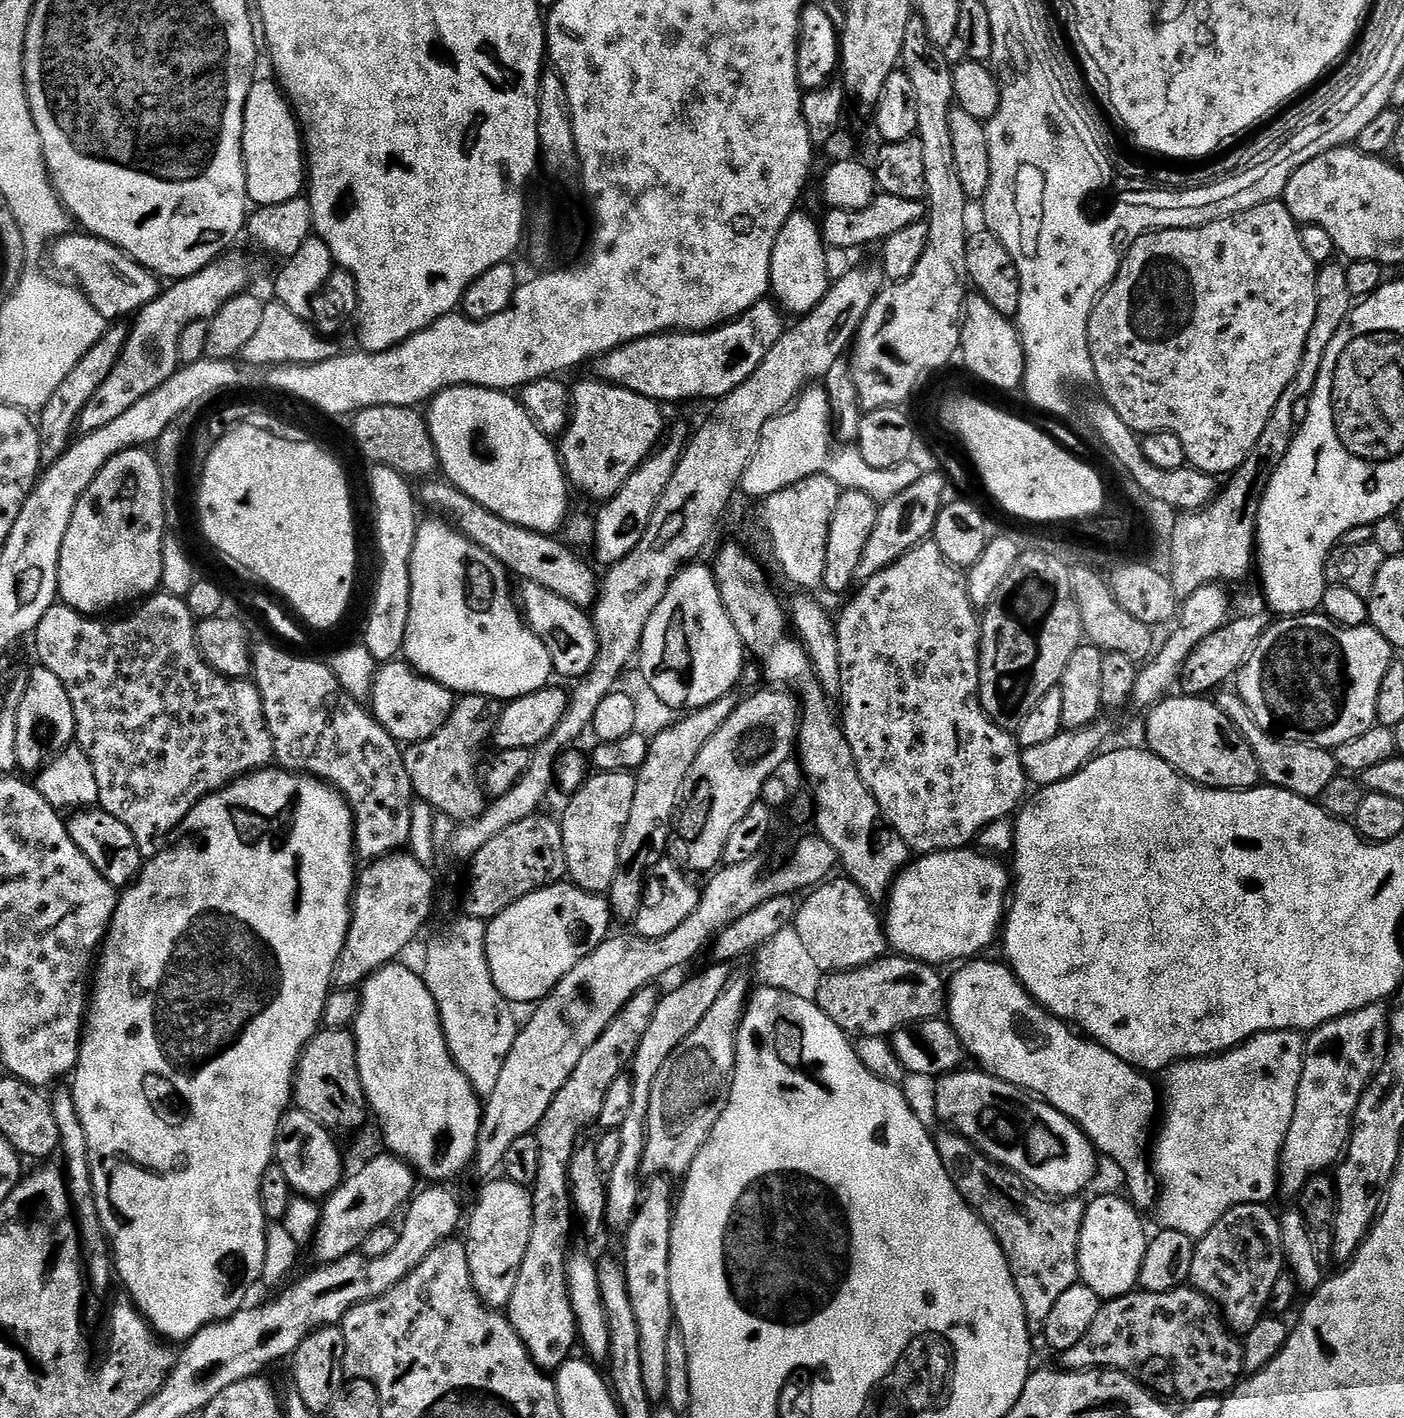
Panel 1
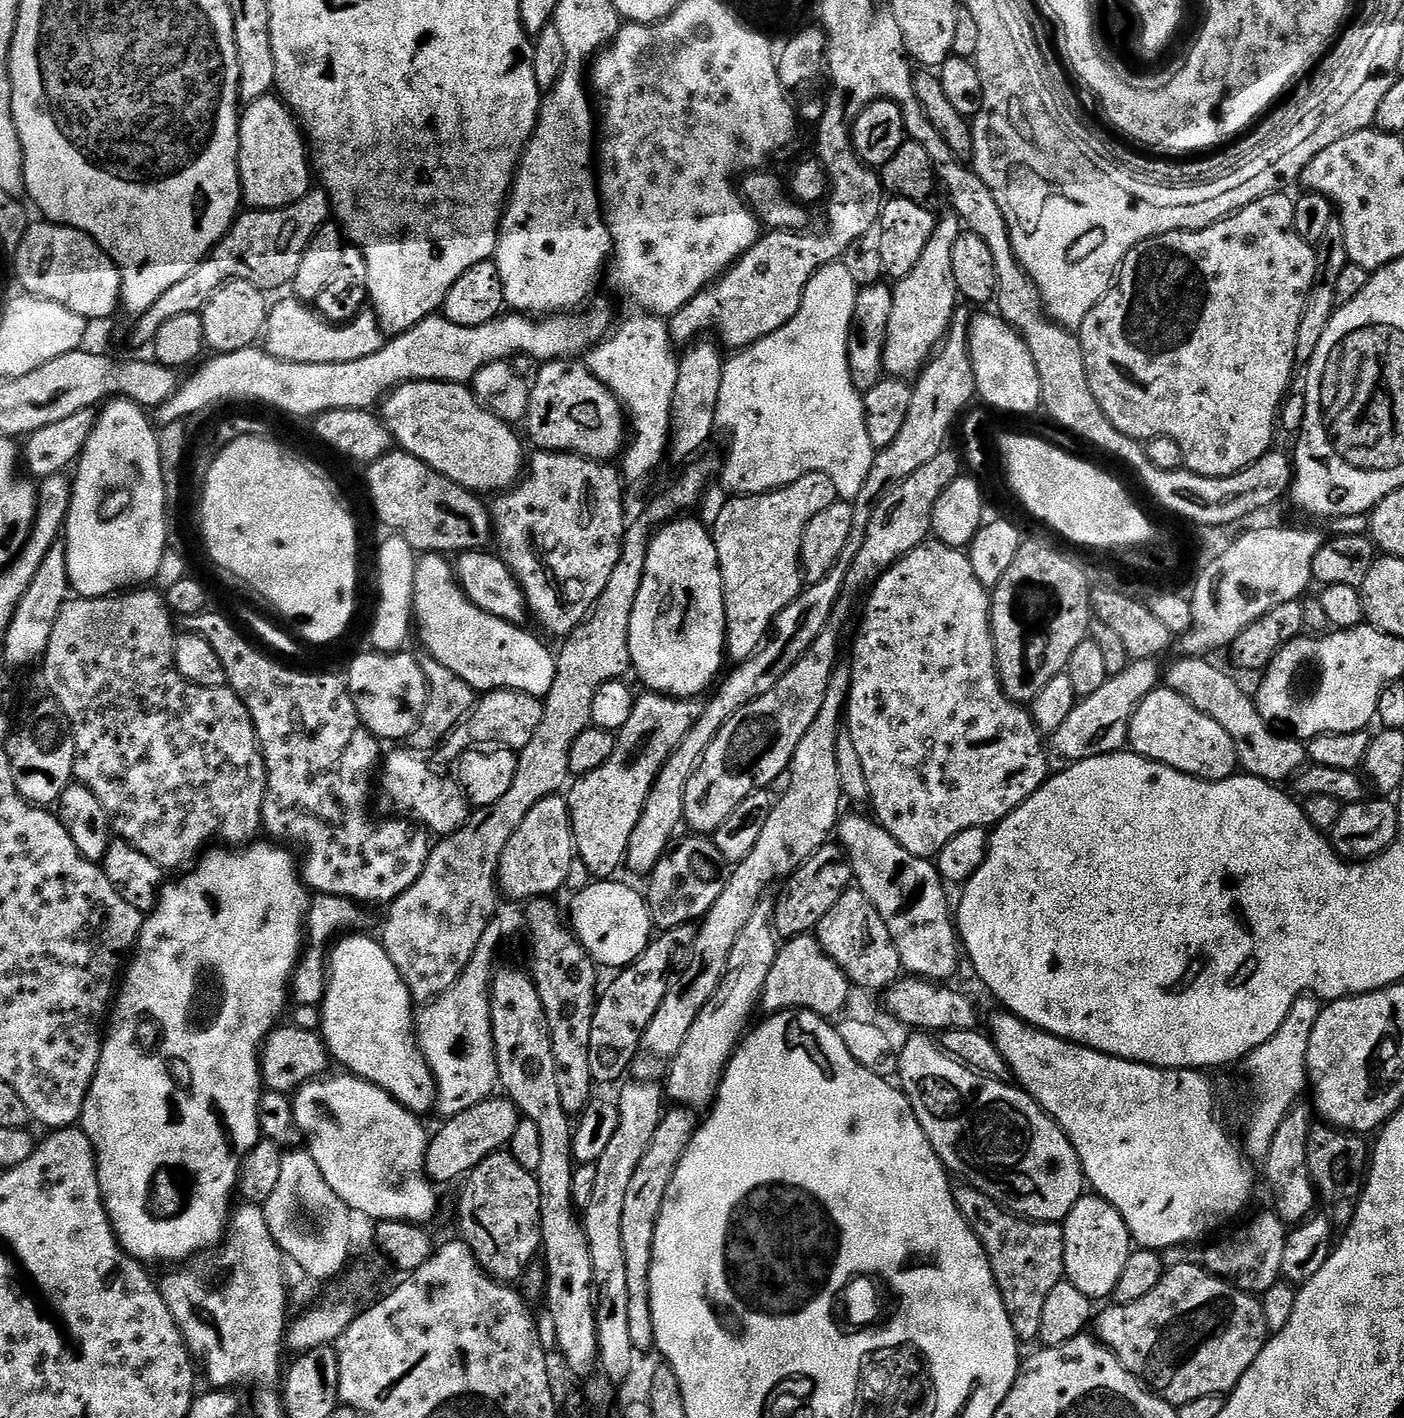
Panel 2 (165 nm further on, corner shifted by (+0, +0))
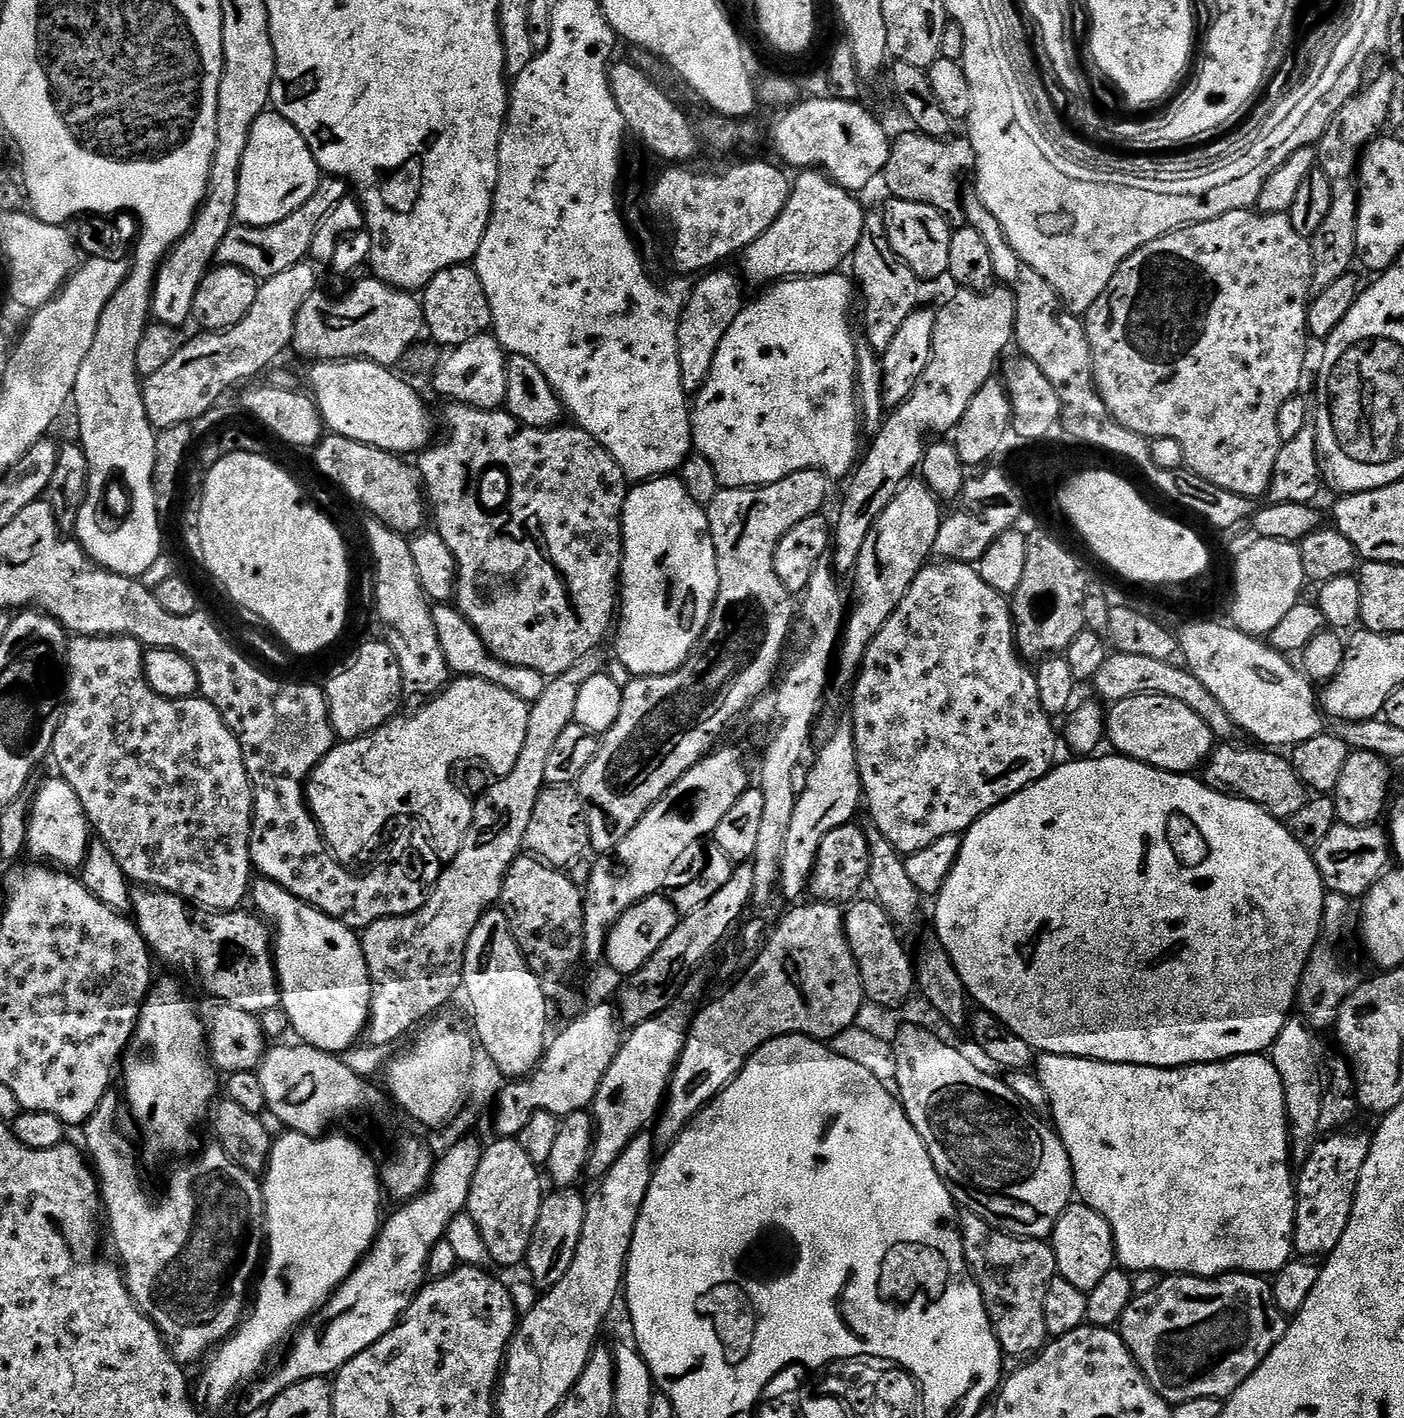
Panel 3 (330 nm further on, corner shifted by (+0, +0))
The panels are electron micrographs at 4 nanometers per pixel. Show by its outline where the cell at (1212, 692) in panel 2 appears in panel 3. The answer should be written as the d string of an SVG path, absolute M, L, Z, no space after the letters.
M1116 652L1109 655L1108 661L1096 675L1094 687L1096 687L1097 694L1101 696L1099 699L1108 700L1109 705L1135 696L1174 698L1178 702L1190 706L1190 710L1194 710L1194 714L1198 714L1198 718L1202 718L1202 722L1206 722L1206 726L1210 726L1213 737L1232 738L1235 737L1232 735L1237 735L1238 732L1235 722L1228 717L1226 710L1222 710L1218 698L1214 698L1214 694L1210 694L1210 690L1206 690L1206 686L1202 686L1202 682L1198 682L1196 675L1187 666L1158 662L1158 658L1146 658L1143 654Z

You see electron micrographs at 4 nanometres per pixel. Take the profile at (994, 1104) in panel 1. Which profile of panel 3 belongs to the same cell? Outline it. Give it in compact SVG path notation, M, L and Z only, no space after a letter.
M904 1024L896 1032L896 1078L898 1099L918 1130L938 1174L963 1211L978 1214L992 1228L1029 1240L1051 1237L1058 1218L1073 1203L1076 1183L1070 1158L1059 1136L1041 1117L1021 1102L1003 1079L983 1072L956 1048L916 1024Z

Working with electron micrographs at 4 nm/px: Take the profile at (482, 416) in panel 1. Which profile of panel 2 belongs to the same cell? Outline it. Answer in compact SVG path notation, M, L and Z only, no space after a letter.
M413 380L410 384L402 384L392 389L382 401L382 419L384 425L388 428L388 433L392 435L393 441L403 451L409 452L414 458L418 458L422 462L426 462L426 466L430 466L434 470L438 470L446 478L450 478L455 484L461 484L469 492L477 494L485 494L484 492L499 493L501 490L507 490L521 479L522 473L526 468L526 452L524 456L524 448L520 445L520 440L516 437L517 429L513 425L508 424L502 418L498 418L493 412L489 412L483 404L477 400L472 393L471 387L462 384L445 384L438 380Z

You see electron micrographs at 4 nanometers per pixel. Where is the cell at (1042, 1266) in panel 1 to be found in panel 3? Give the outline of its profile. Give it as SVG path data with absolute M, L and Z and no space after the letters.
M961 1211L960 1237L968 1269L984 1299L994 1334L1005 1357L1032 1358L1042 1351L1050 1337L1046 1330L1046 1289L1058 1275L1051 1243L1029 1240L992 1228L978 1214Z

